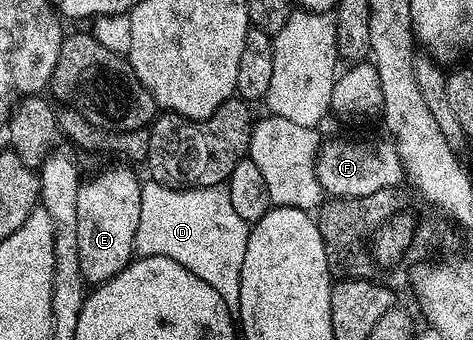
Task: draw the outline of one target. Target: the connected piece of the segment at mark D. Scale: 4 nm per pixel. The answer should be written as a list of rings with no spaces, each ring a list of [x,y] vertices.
[[[145,182],[141,189],[141,217],[134,234],[135,254],[140,257],[170,257],[178,261],[182,269],[194,273],[206,285],[210,285],[222,297],[224,310],[236,313],[239,309],[239,279],[242,277],[243,258],[246,256],[250,224],[238,217],[234,205],[230,205],[227,186],[173,187],[167,183]]]

